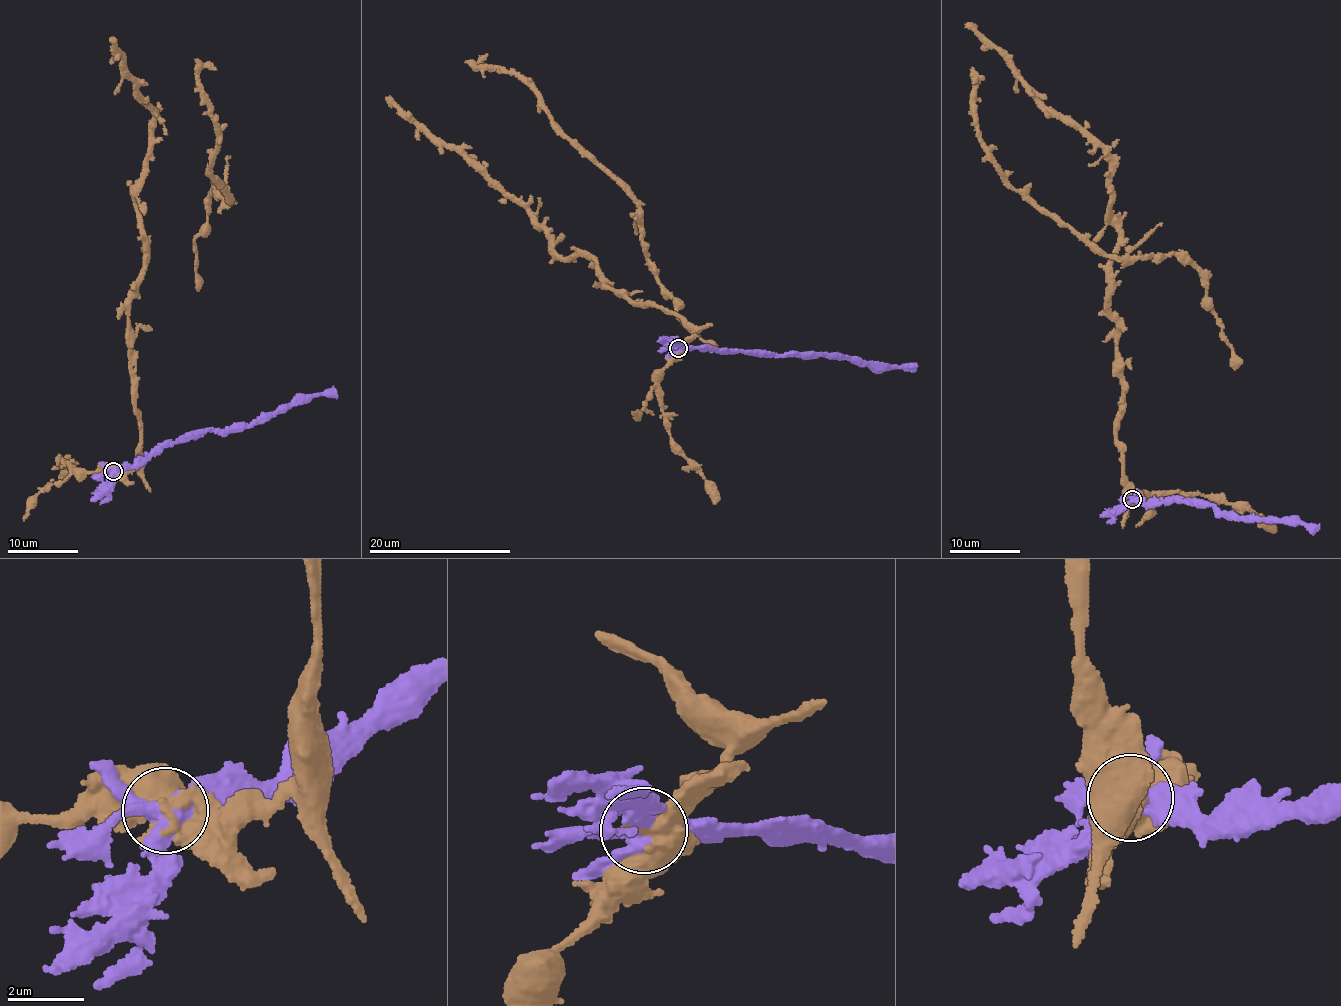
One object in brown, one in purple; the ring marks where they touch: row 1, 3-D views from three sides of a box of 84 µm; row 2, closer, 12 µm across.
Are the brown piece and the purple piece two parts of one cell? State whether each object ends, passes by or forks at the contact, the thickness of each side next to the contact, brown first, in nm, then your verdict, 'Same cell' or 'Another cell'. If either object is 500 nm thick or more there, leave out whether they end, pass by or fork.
Thickness 650 nm (brown) against 420 nm. Another cell

